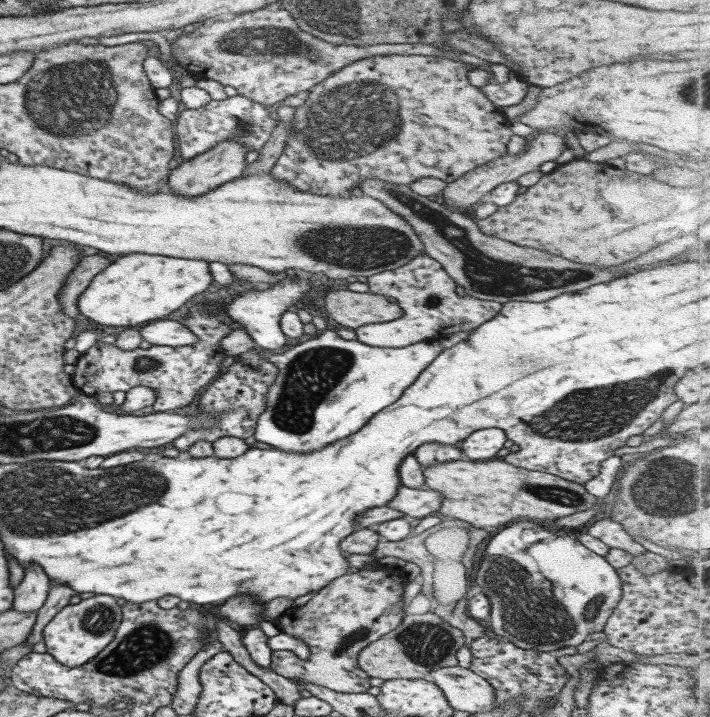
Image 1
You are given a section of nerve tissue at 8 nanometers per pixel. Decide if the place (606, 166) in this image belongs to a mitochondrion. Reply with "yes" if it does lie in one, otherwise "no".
no

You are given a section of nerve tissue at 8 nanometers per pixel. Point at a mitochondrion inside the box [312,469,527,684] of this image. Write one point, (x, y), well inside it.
(427, 643)

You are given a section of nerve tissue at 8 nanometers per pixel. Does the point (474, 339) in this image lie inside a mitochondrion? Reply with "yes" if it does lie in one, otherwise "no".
no

